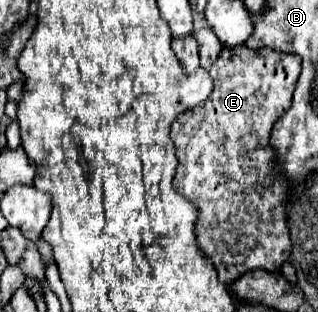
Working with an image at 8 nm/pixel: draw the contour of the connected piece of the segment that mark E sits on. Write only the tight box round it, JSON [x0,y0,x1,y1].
[170,45,300,285]

